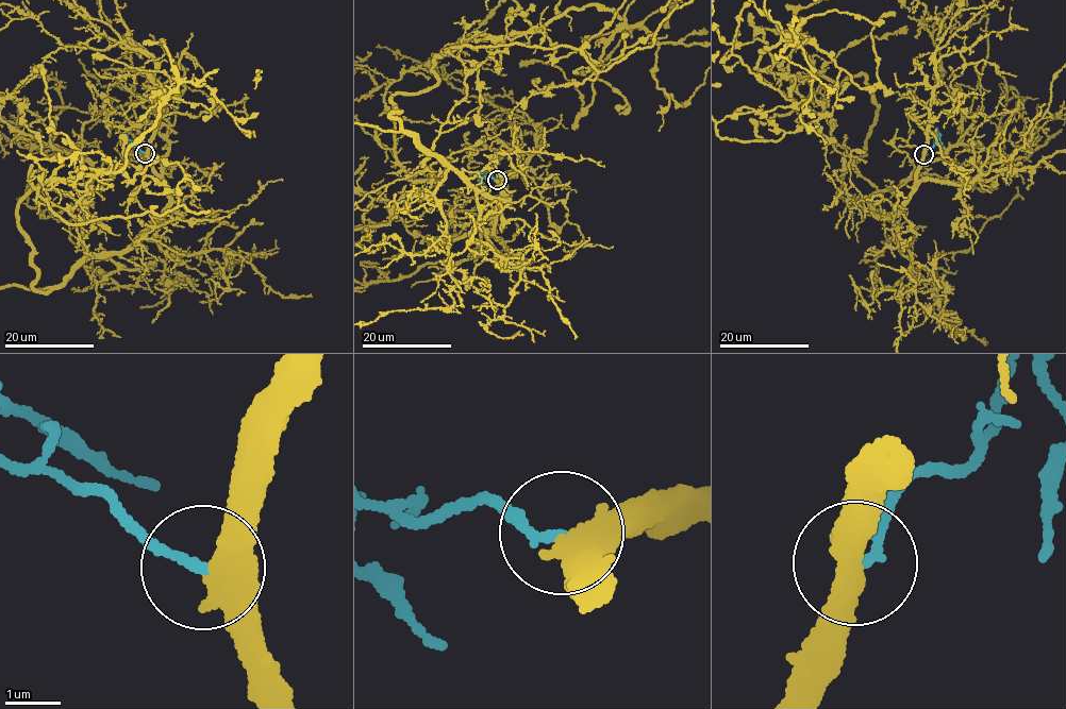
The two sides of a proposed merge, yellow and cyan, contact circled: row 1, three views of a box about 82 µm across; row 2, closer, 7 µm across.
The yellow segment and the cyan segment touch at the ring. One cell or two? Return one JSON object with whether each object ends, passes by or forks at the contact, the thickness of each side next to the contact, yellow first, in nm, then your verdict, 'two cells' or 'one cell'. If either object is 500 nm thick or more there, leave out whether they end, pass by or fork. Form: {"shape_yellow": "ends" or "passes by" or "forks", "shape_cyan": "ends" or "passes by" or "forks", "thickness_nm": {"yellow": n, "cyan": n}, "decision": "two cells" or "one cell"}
{"shape_yellow": "passes by", "shape_cyan": "ends", "thickness_nm": {"yellow": 440, "cyan": 180}, "decision": "one cell"}

